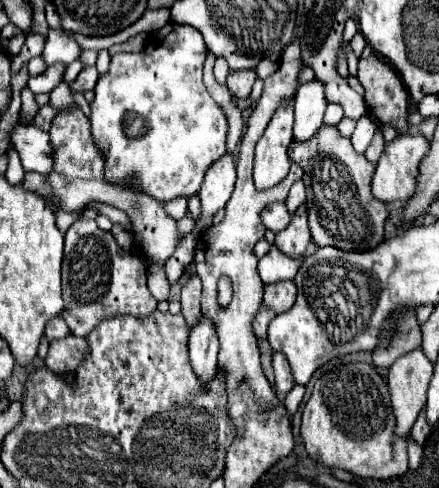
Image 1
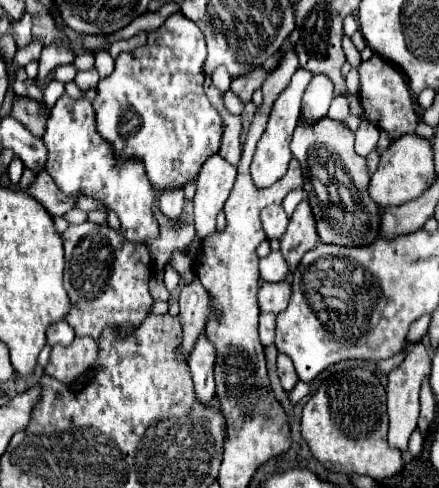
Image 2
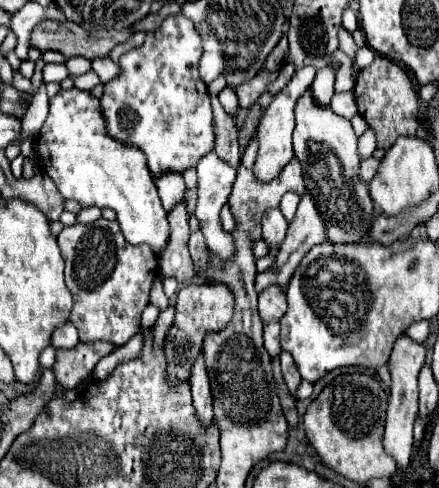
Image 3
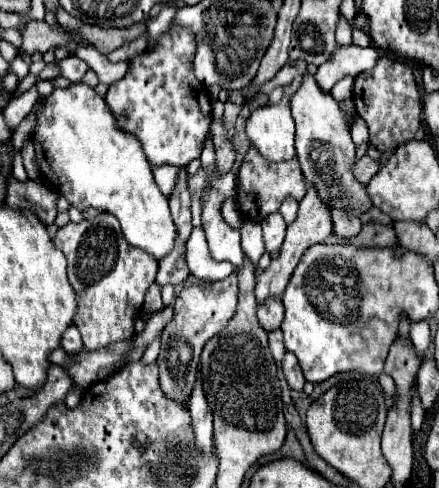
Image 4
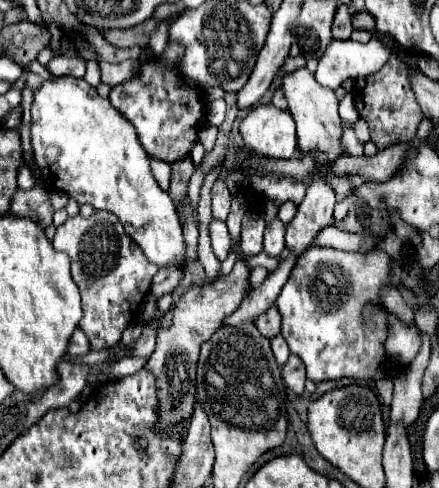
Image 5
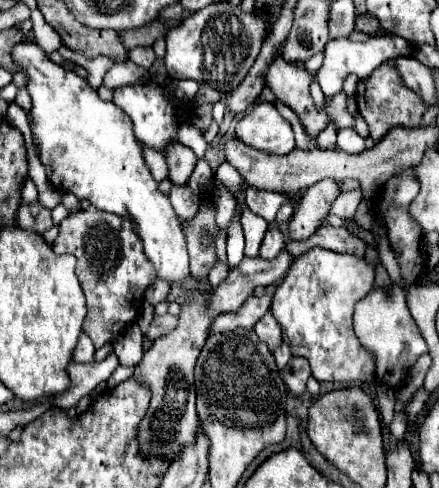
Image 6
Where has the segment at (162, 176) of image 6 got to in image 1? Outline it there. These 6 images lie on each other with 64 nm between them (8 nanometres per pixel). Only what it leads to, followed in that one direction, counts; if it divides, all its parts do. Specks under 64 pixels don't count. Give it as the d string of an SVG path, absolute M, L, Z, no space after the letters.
M176 198L176 200L166 202L164 204L164 210L174 220L180 220L180 218L184 218L188 214L188 206L186 206L186 200L184 198Z

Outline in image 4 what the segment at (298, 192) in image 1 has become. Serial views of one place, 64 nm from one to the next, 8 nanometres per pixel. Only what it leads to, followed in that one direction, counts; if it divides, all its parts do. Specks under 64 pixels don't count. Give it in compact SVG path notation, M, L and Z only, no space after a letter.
M290 196L290 198L284 198L284 202L282 202L282 216L284 216L284 220L290 224L290 222L294 222L294 218L296 218L296 212L298 212L298 204L296 204L296 200Z

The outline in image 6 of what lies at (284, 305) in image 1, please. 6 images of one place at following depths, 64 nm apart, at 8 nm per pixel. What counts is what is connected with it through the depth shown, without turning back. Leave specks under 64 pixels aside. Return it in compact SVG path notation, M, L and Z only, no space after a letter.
M272 312L264 314L264 316L262 316L262 318L256 322L254 330L256 330L258 338L270 346L270 350L274 350L274 348L276 348L276 346L282 342L280 324L278 324L278 322L276 322L276 318L272 316Z

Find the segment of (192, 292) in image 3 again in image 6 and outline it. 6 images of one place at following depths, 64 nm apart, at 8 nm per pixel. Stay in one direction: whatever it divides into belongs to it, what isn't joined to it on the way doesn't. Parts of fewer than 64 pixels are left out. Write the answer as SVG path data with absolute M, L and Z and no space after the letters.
M280 252L274 260L262 258L248 258L244 256L242 262L232 268L222 284L210 288L206 292L198 290L192 298L188 298L180 306L178 326L176 330L160 336L154 346L144 354L144 358L136 364L136 380L142 380L152 390L152 402L148 414L140 422L140 450L148 454L148 450L160 450L164 456L172 456L172 460L180 454L180 450L196 438L198 430L198 414L196 414L196 388L194 388L194 364L196 358L208 338L208 328L212 320L220 312L236 312L244 300L254 292L256 286L268 286L284 278L292 264L292 256L288 252Z

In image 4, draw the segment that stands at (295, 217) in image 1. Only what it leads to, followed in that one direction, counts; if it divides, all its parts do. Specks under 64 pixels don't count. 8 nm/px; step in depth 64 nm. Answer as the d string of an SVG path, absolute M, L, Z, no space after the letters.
M308 188L306 196L300 200L300 208L298 208L298 216L296 220L288 226L286 230L286 240L280 248L280 254L276 260L270 262L270 266L266 270L262 270L256 278L256 298L258 302L266 300L268 296L280 296L284 292L284 288L288 286L288 280L296 268L296 264L300 262L302 254L318 242L326 242L326 238L332 234L332 218L330 218L330 210L328 206L320 200L318 192L314 188Z

